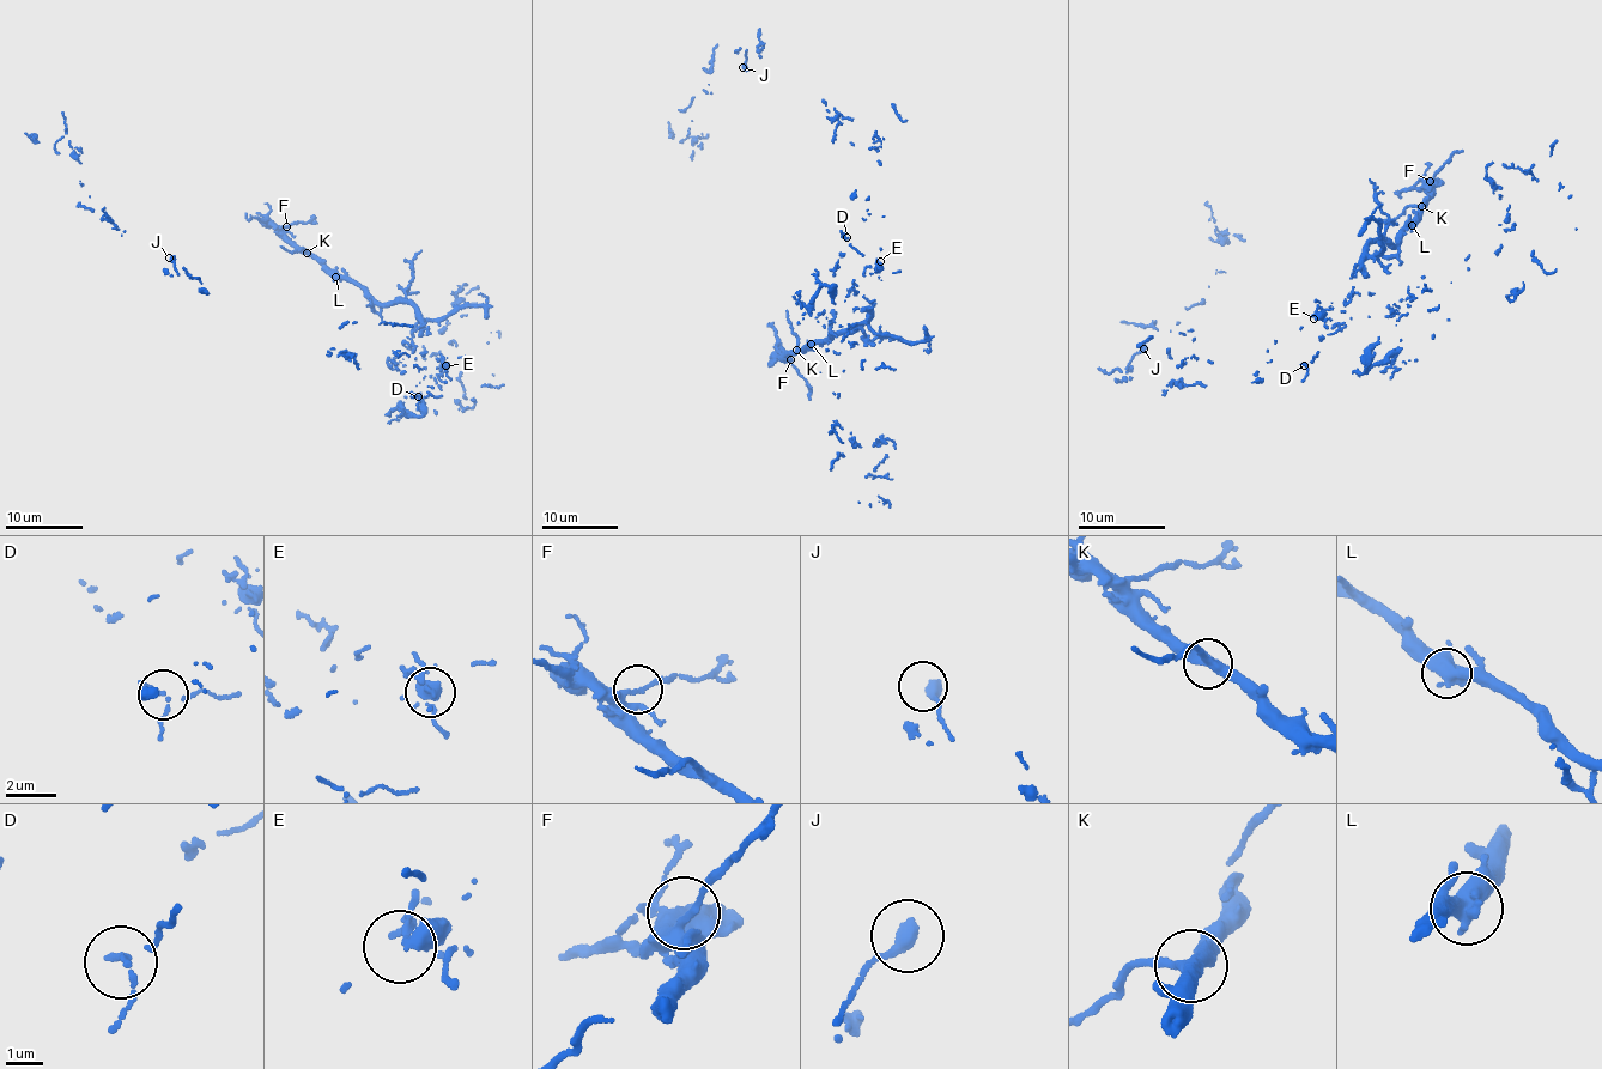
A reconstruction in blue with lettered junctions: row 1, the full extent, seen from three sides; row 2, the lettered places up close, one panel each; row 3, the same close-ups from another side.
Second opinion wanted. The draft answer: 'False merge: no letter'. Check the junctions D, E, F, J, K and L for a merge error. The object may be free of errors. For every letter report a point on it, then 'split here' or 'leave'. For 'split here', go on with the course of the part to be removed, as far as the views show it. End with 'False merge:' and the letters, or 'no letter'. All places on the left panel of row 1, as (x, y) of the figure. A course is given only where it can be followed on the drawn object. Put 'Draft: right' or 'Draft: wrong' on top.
Draft: right
D: place (418, 396); leave
E: place (445, 365); leave
F: place (286, 226); leave
J: place (169, 257); leave
K: place (307, 253); leave
L: place (335, 277); leave
False merge: no letter

